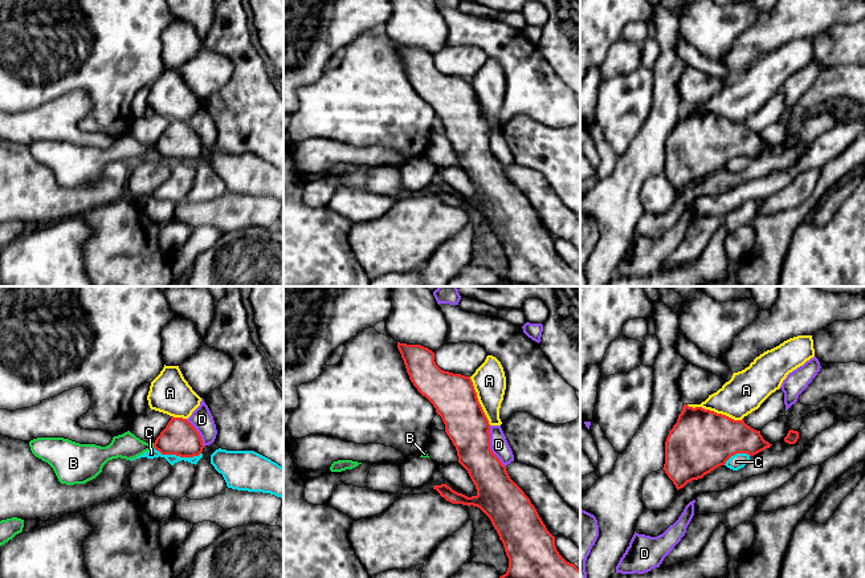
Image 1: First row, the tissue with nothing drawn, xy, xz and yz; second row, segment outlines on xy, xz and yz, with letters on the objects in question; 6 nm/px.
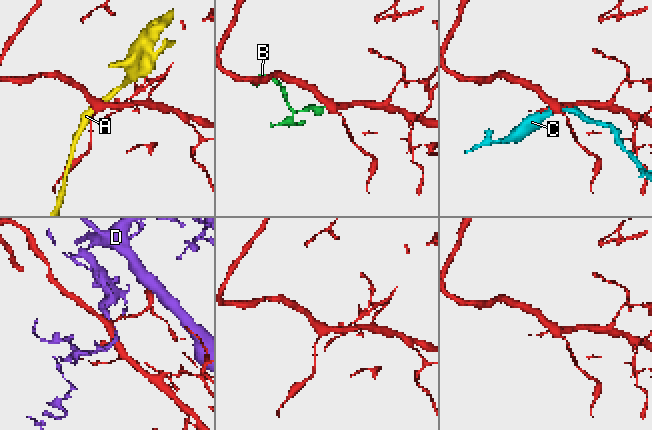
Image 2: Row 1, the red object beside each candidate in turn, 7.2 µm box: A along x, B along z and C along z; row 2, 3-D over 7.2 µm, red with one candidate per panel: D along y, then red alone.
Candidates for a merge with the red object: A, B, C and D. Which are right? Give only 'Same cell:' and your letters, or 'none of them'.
Same cell: none of them

